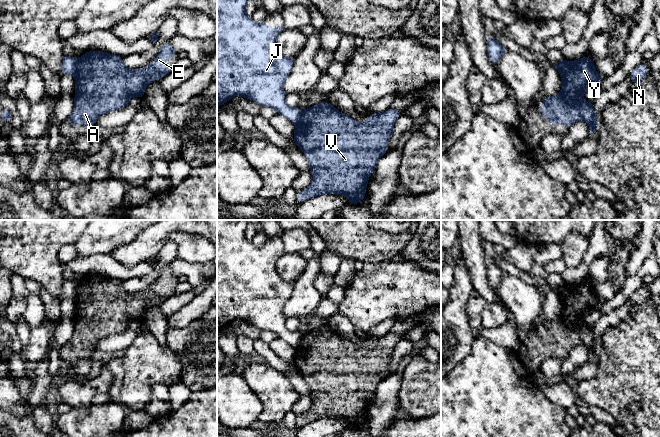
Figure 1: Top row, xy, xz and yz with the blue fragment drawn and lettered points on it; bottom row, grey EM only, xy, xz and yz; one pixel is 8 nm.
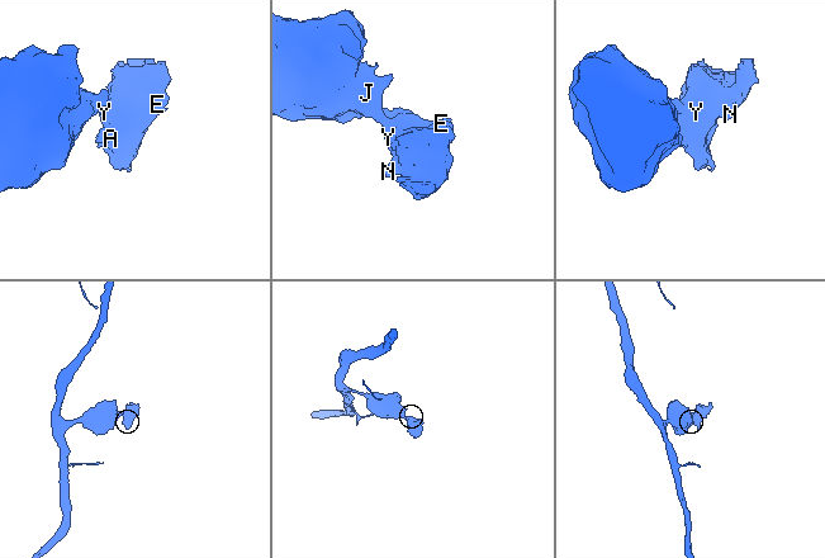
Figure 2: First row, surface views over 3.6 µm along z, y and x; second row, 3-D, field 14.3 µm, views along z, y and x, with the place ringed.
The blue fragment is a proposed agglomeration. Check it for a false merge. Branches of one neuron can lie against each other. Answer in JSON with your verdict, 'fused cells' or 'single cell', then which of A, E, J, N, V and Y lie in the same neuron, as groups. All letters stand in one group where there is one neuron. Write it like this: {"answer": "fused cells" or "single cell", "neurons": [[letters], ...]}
{"answer": "fused cells", "neurons": [["A", "E", "N", "V", "Y"], ["J"]]}

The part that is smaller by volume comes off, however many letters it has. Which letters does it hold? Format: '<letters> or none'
A, E, N, V, Y

